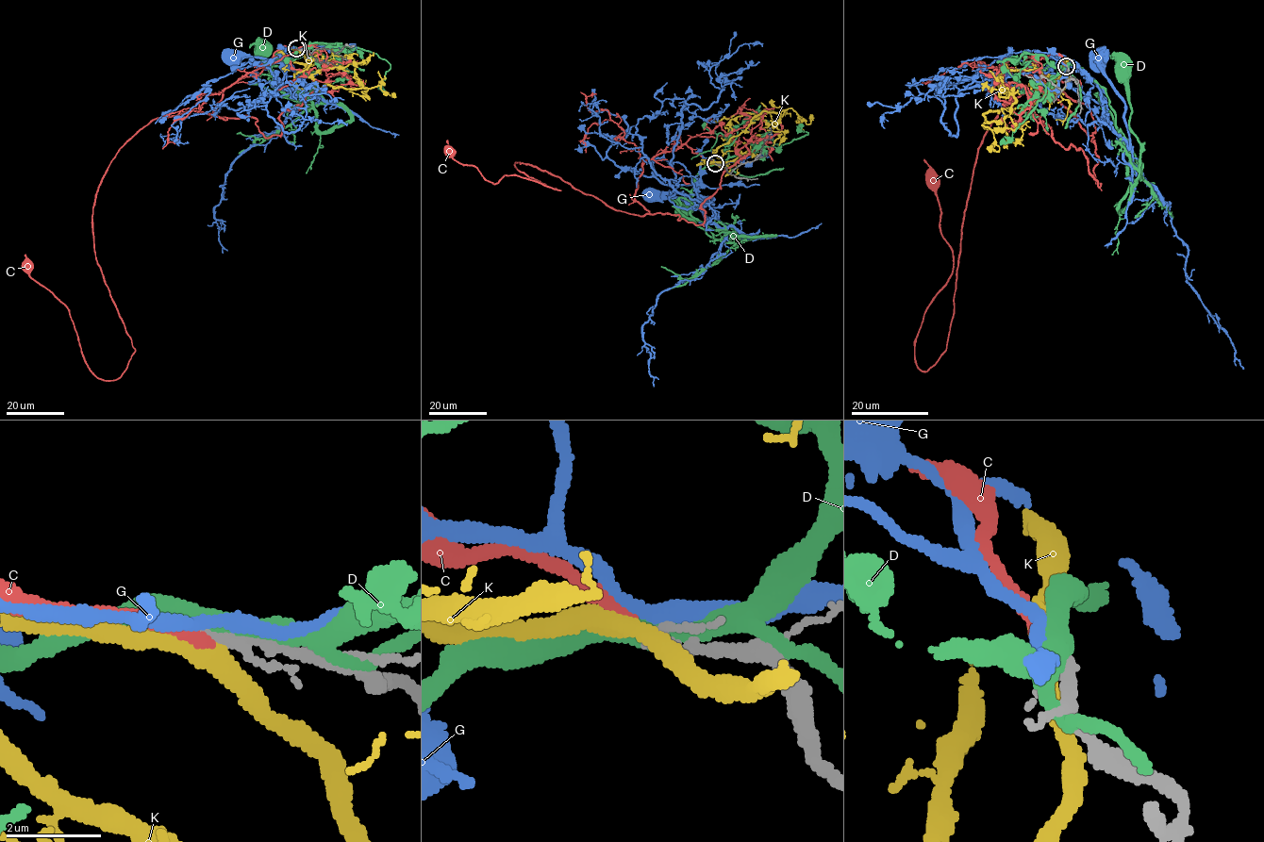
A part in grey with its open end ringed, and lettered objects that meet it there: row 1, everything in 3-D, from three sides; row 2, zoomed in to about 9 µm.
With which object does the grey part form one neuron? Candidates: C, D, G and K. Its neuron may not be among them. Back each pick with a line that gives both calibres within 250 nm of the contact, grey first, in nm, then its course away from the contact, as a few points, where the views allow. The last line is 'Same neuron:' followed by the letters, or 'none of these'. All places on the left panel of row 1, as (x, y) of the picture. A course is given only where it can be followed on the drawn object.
C: Thickness 190 nm (grey) against 240 nm. Its course: (296, 48), (226, 88), (226, 119), (151, 121), (109, 165), (91, 220), (135, 350), (120, 377), (28, 267)
Same neuron: C

